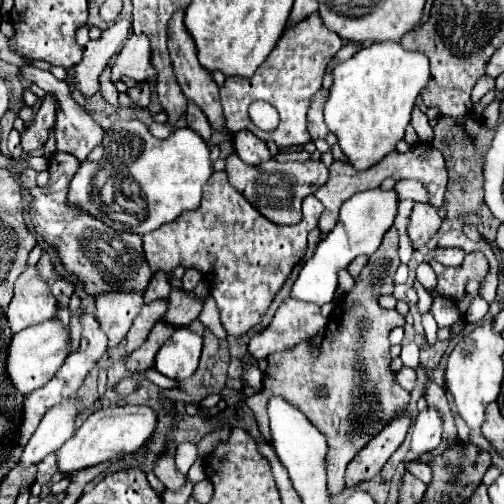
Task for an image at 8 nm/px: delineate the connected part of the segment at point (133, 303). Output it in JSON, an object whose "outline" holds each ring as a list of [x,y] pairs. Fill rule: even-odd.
{"outline":[[[114,291],[96,297],[96,319],[100,321],[100,327],[106,331],[110,347],[118,345],[126,337],[142,303],[142,293],[136,291]]]}

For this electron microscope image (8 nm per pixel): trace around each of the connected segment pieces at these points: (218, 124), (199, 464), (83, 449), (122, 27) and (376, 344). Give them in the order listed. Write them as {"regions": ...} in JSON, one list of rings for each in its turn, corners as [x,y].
{"regions":[[[[176,11],[170,19],[170,27],[168,27],[168,51],[170,51],[170,61],[174,67],[174,77],[184,93],[186,99],[194,101],[208,117],[210,125],[214,129],[224,131],[222,127],[222,107],[220,107],[220,95],[218,95],[218,85],[214,83],[214,79],[210,77],[210,73],[198,63],[196,59],[196,43],[190,37],[188,29],[184,27],[184,11]]],[[[200,460],[196,461],[190,468],[187,476],[191,480],[193,485],[207,478],[204,463]]],[[[122,405],[122,407],[104,407],[94,411],[82,427],[74,433],[72,439],[68,439],[58,451],[58,471],[60,473],[74,473],[84,467],[104,463],[104,461],[116,461],[124,455],[140,451],[152,437],[156,429],[156,413],[150,407],[140,405]]],[[[122,17],[116,23],[112,23],[108,29],[102,31],[100,39],[88,41],[88,45],[82,49],[84,59],[76,65],[74,77],[68,77],[68,81],[76,83],[76,89],[82,91],[82,95],[90,97],[98,91],[100,83],[98,77],[108,65],[108,61],[122,49],[124,41],[128,39],[128,31],[132,27],[130,17]]],[[[390,227],[382,239],[382,245],[378,251],[368,259],[368,265],[362,269],[362,275],[356,279],[356,287],[344,295],[344,303],[336,305],[332,317],[328,319],[326,327],[326,337],[320,345],[318,351],[309,351],[309,340],[302,342],[292,349],[272,353],[268,355],[268,369],[264,375],[264,391],[258,397],[248,397],[246,405],[254,411],[260,433],[268,439],[268,419],[266,419],[266,395],[282,395],[286,401],[294,403],[300,411],[306,413],[306,417],[326,435],[328,439],[328,455],[326,455],[326,465],[328,465],[328,487],[330,495],[336,495],[344,489],[344,471],[350,459],[372,439],[376,431],[380,431],[388,421],[394,411],[402,411],[402,407],[408,407],[410,393],[404,391],[398,383],[394,373],[388,369],[390,365],[390,343],[388,343],[388,333],[394,327],[404,327],[404,317],[396,311],[382,309],[378,305],[378,297],[384,293],[392,293],[394,281],[392,275],[396,273],[400,265],[398,259],[398,231],[396,227]]]]}

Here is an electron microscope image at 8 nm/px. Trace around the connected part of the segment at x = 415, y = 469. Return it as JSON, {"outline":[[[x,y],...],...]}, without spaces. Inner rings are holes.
{"outline":[[[406,461],[406,467],[420,481],[424,481],[424,483],[430,483],[432,481],[432,467],[430,465],[420,463],[420,461]]]}

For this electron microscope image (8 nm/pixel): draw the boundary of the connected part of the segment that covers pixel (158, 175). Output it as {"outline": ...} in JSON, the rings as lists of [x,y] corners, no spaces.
{"outline":[[[116,121],[104,135],[104,143],[86,159],[74,175],[68,199],[98,215],[110,227],[146,235],[180,213],[198,209],[202,187],[212,175],[210,147],[192,129],[176,129],[168,139],[156,139],[142,121]]]}

